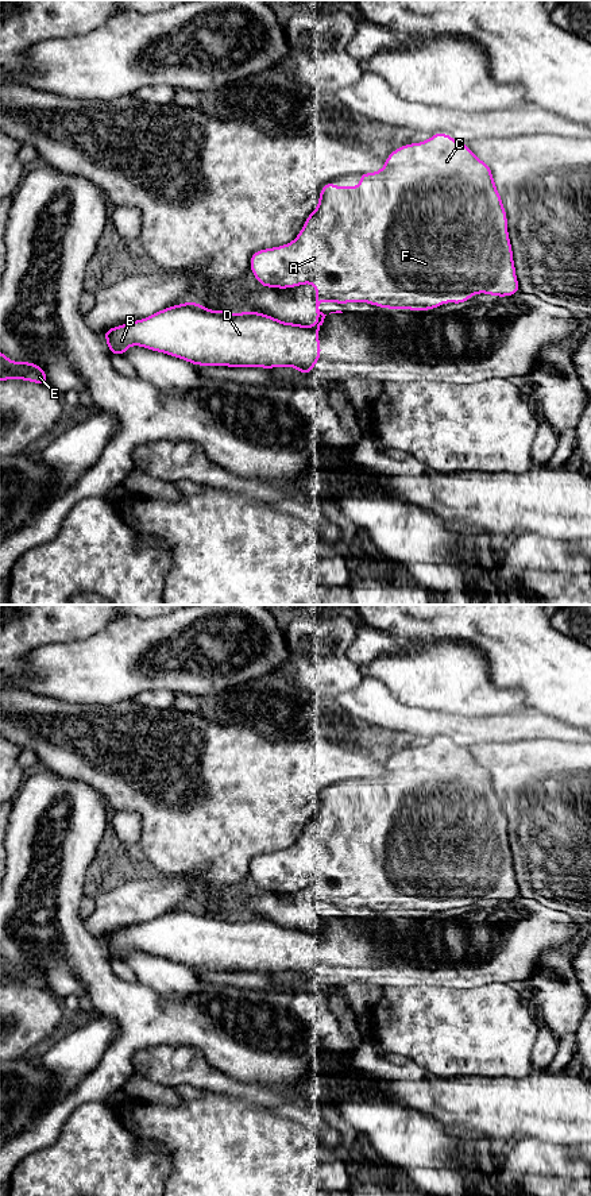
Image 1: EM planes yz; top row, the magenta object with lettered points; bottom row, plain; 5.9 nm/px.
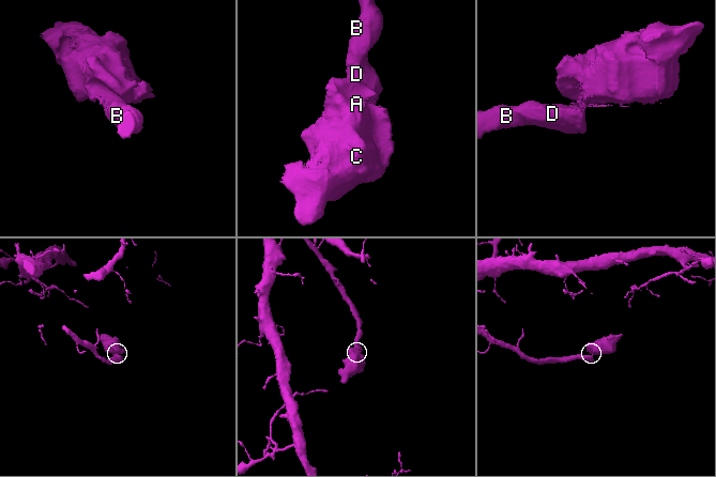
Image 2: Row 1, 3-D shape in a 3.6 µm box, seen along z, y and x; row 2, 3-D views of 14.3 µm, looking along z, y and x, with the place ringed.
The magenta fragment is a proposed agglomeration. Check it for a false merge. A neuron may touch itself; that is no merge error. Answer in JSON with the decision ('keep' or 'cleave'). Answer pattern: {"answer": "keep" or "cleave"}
{"answer": "cleave"}

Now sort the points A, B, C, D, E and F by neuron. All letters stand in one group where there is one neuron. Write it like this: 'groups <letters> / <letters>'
groups A C F / B D E

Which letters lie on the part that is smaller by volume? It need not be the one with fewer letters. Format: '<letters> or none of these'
A, C, F

